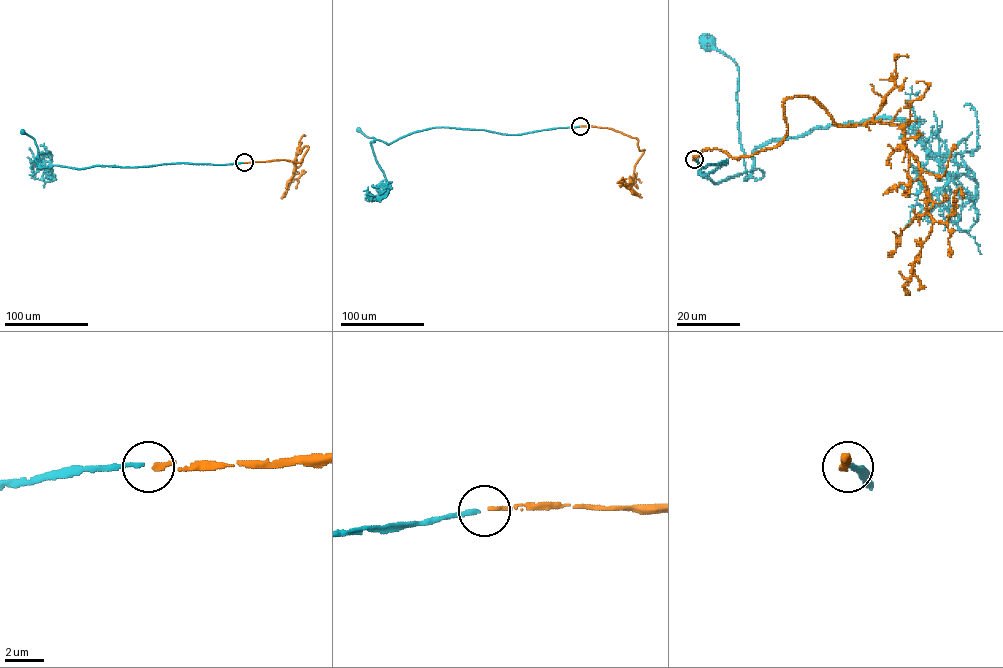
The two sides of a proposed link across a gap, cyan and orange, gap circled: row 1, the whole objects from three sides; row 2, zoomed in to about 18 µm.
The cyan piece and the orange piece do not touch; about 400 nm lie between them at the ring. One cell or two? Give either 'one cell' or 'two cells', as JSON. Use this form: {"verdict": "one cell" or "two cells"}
{"verdict": "one cell"}

